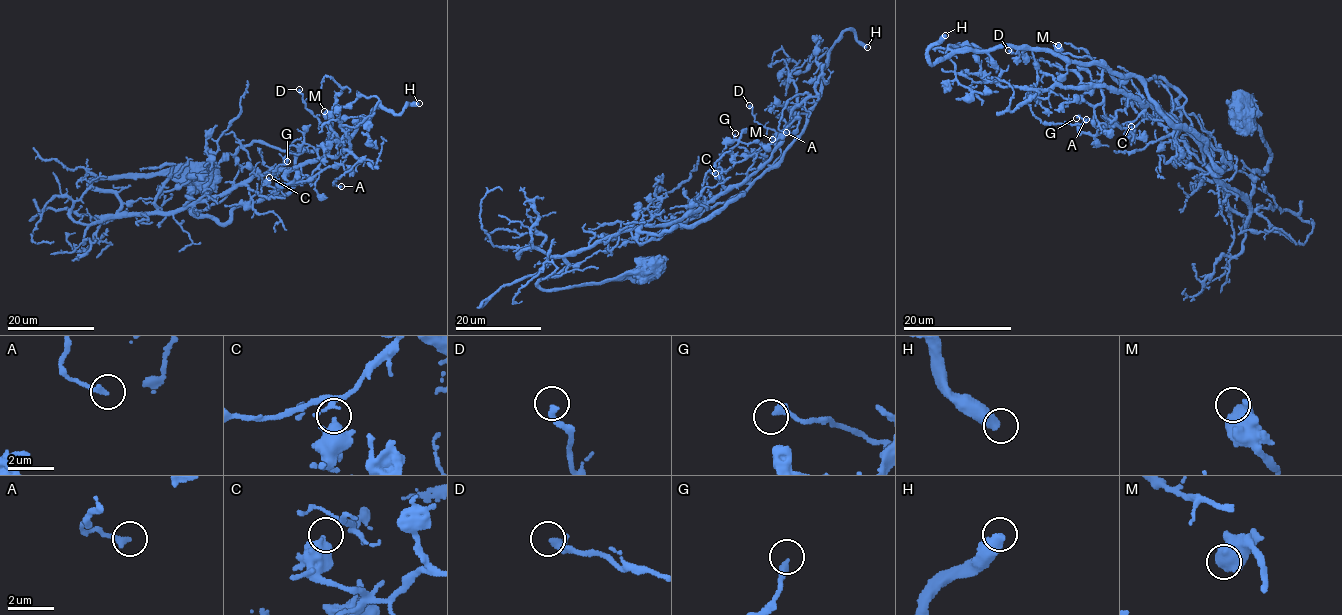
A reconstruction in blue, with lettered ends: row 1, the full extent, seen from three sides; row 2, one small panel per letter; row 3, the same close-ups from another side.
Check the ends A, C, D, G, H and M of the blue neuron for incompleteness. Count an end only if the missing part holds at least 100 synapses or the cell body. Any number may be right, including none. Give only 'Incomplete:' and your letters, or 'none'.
Incomplete: H

